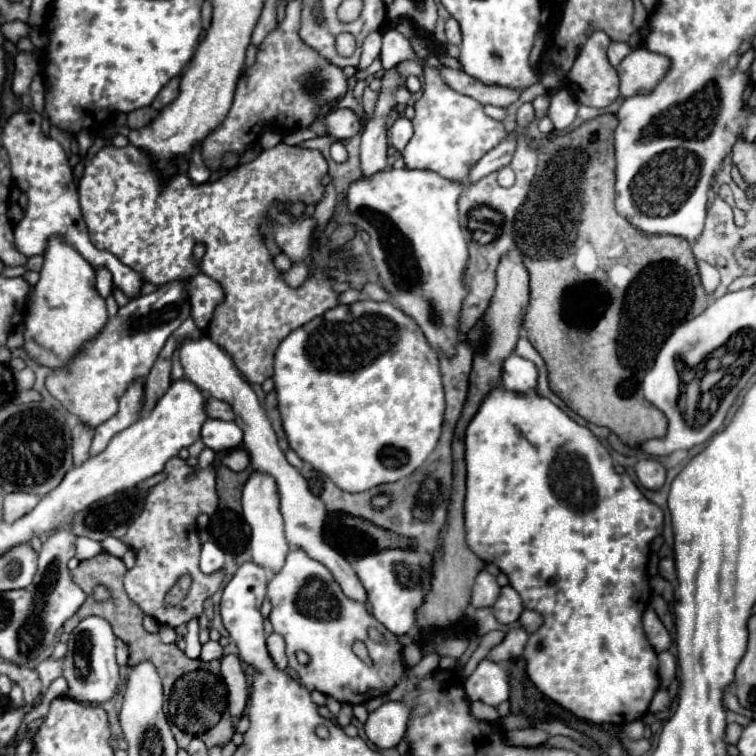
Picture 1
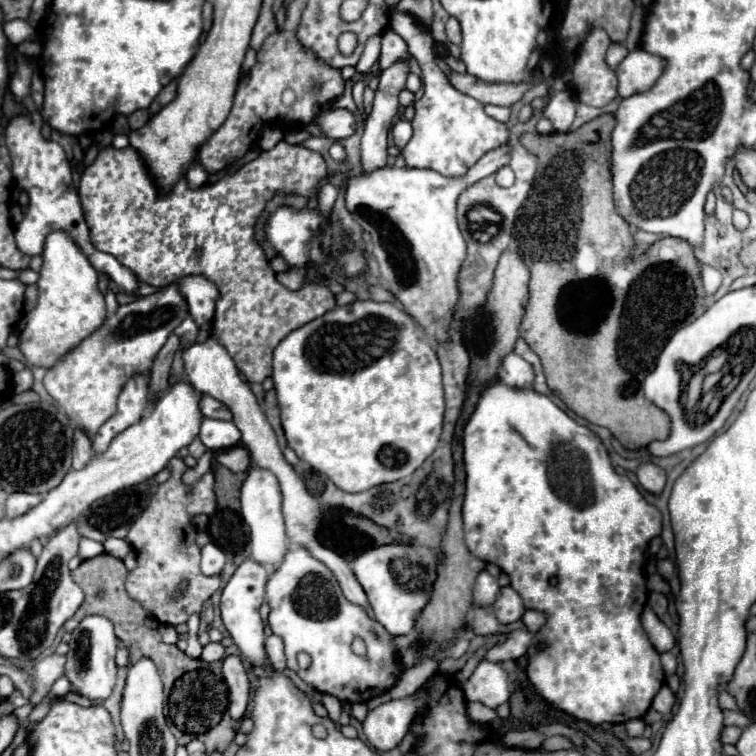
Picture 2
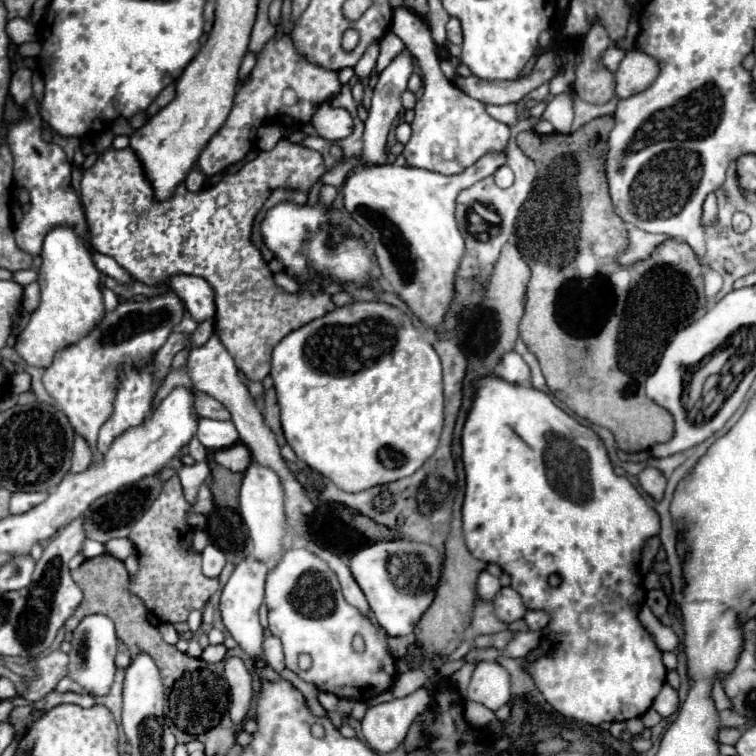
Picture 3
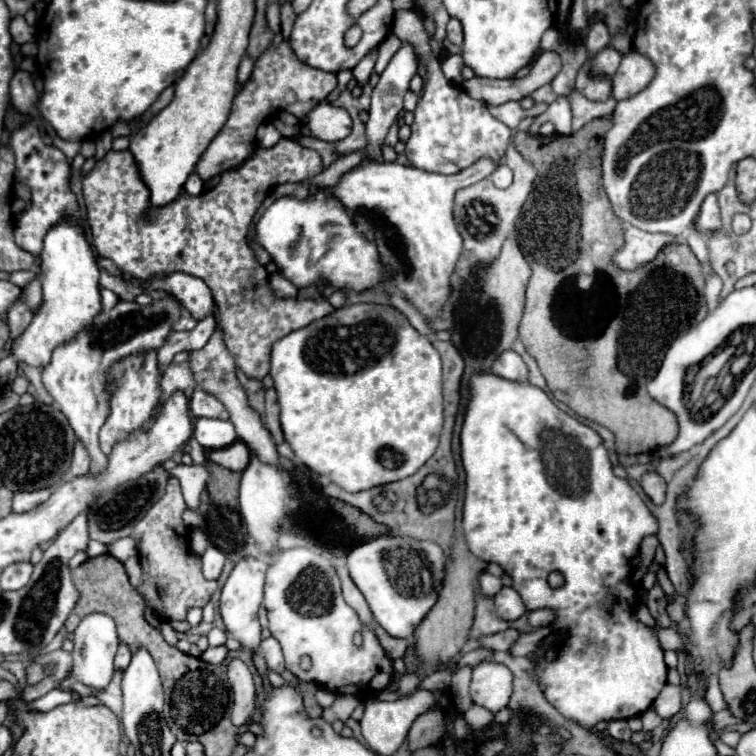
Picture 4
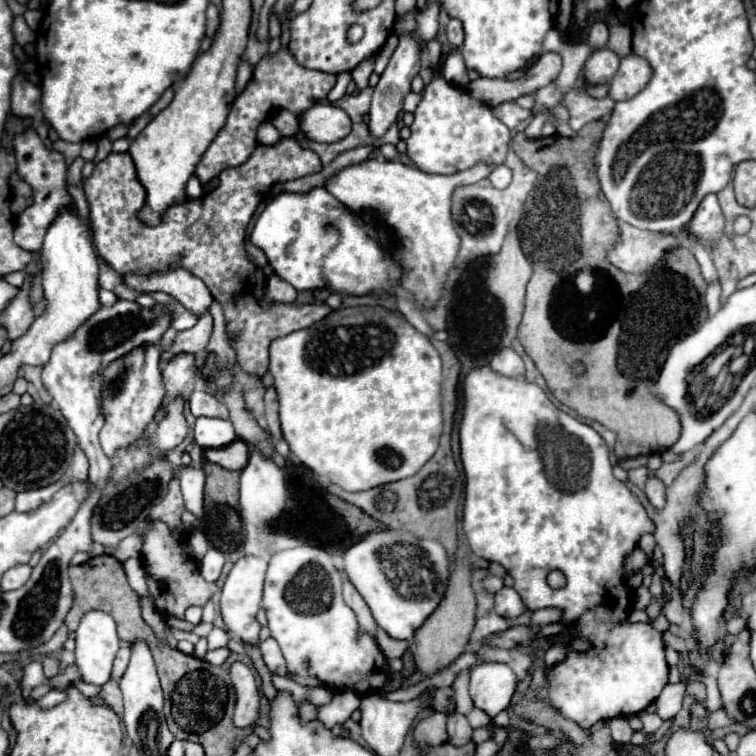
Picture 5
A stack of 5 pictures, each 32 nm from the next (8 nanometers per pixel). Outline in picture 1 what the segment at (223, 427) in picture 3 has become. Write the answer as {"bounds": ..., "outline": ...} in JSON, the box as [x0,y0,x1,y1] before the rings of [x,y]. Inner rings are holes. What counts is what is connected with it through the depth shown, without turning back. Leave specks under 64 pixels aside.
{"bounds":[202,420,242,452],"outline":[[[208,420],[202,426],[202,442],[214,452],[230,452],[242,444],[242,430],[236,422],[224,420]]]}

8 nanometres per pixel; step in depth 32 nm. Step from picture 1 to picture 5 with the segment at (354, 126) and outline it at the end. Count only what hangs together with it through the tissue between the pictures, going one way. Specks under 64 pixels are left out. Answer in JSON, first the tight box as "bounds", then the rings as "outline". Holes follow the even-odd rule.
{"bounds":[300,104,350,142],"outline":[[[316,104],[300,116],[300,130],[316,142],[338,142],[350,134],[350,116],[334,104]]]}

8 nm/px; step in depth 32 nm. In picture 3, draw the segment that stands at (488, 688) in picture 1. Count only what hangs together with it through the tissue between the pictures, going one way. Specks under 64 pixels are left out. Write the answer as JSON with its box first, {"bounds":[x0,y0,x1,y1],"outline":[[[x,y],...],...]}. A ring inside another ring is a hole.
{"bounds":[466,660,512,710],"outline":[[[482,660],[472,674],[466,696],[468,700],[484,704],[490,710],[498,710],[512,698],[510,674],[498,662]]]}

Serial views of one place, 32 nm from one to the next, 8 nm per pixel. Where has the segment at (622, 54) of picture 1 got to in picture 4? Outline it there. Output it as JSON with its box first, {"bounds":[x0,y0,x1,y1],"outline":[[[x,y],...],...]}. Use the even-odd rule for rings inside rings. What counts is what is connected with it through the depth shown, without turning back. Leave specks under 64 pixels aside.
{"bounds":[592,46,622,76],"outline":[[[608,46],[606,50],[602,50],[602,52],[598,52],[594,56],[592,72],[594,74],[608,74],[608,76],[612,76],[616,72],[620,60],[622,60],[622,54],[618,50],[614,50],[612,46]]]}

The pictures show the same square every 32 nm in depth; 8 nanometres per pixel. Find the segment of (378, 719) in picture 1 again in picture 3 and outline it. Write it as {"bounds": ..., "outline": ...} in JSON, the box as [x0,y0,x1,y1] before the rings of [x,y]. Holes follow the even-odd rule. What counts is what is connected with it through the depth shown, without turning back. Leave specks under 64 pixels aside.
{"bounds":[362,688,432,752],"outline":[[[420,688],[406,698],[370,706],[362,720],[362,734],[376,752],[392,752],[402,744],[412,722],[430,706],[432,692],[426,688]]]}

